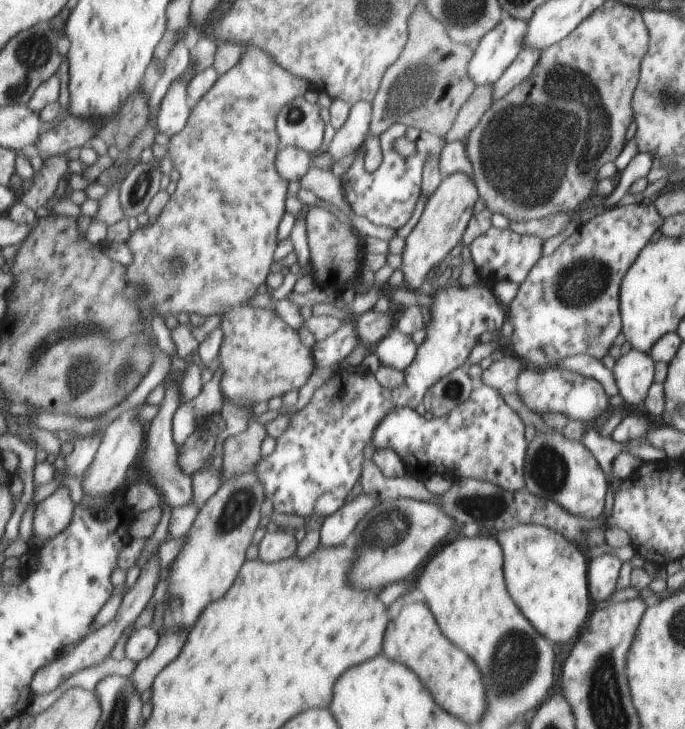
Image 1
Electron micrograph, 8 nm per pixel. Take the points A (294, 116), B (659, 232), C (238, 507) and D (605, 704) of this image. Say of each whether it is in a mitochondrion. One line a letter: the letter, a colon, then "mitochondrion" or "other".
A: mitochondrion
B: other
C: mitochondrion
D: mitochondrion

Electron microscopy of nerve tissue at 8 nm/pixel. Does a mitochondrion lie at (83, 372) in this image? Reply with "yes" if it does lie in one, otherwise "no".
yes

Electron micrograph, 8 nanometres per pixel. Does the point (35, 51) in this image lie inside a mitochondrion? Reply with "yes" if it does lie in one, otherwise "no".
yes

